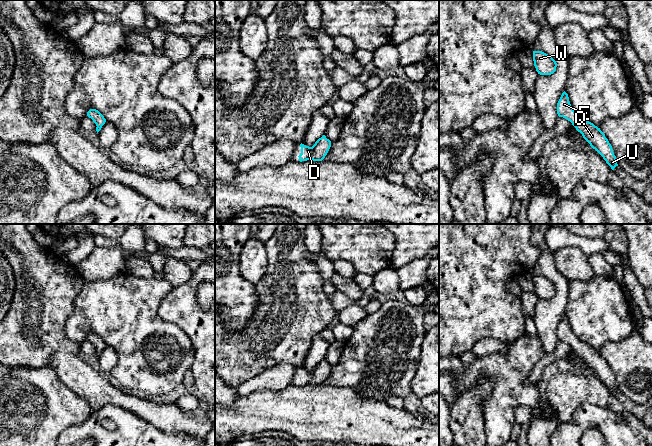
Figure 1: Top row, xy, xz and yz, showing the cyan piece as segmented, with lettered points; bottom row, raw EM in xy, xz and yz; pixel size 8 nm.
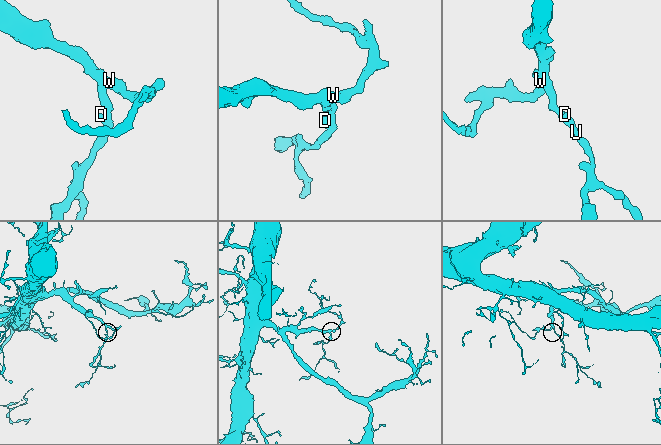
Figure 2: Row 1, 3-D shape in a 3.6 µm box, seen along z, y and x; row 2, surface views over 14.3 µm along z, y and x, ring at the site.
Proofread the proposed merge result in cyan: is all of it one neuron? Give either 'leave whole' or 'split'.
leave whole

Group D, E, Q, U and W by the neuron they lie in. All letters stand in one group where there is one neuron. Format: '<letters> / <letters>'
D E Q U W

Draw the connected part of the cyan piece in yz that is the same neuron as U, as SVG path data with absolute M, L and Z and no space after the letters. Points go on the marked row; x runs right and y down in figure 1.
M564 91L557 103L557 114L570 121L580 132L583 138L595 149L611 167L612 170L617 164L616 156L605 134L593 123L581 118L572 108L568 94Z

